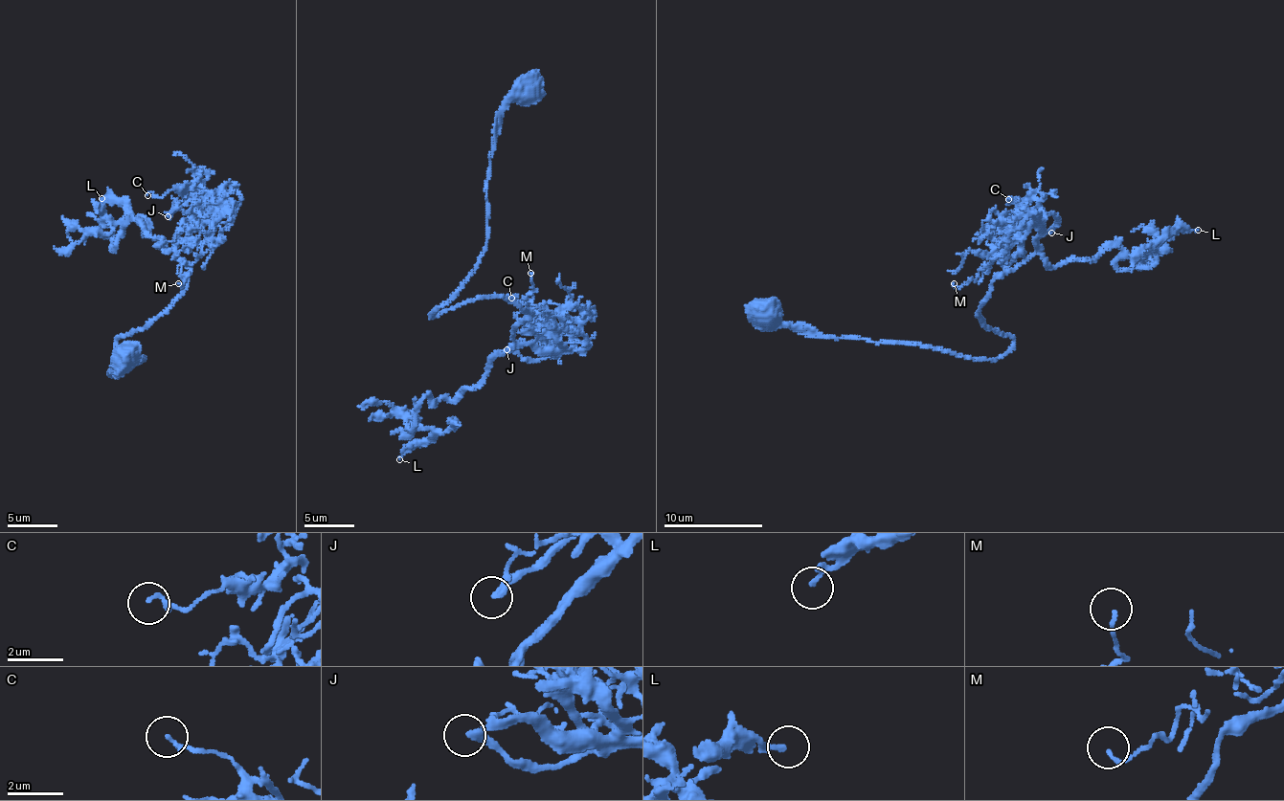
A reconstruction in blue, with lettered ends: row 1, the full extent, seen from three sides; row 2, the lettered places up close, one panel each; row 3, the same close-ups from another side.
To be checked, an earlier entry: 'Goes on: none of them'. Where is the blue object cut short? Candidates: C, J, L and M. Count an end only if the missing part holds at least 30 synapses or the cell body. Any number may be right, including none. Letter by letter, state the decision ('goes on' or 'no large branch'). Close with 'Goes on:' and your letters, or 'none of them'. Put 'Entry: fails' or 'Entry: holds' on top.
Entry: holds
C: no large branch
J: no large branch
L: no large branch
M: no large branch
Goes on: none of them

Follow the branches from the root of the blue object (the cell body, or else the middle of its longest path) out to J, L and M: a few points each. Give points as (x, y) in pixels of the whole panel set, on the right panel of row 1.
J: (763, 313), (832, 338), (999, 358), (1014, 340), (979, 310), (989, 285), (1037, 250), (1051, 214), (1051, 233)
L: (763, 313), (999, 358), (998, 278), (1119, 243), (1116, 267), (1148, 267), (1198, 230)
M: (763, 313), (832, 338), (999, 358), (1014, 340), (979, 310), (1016, 255), (954, 283)

